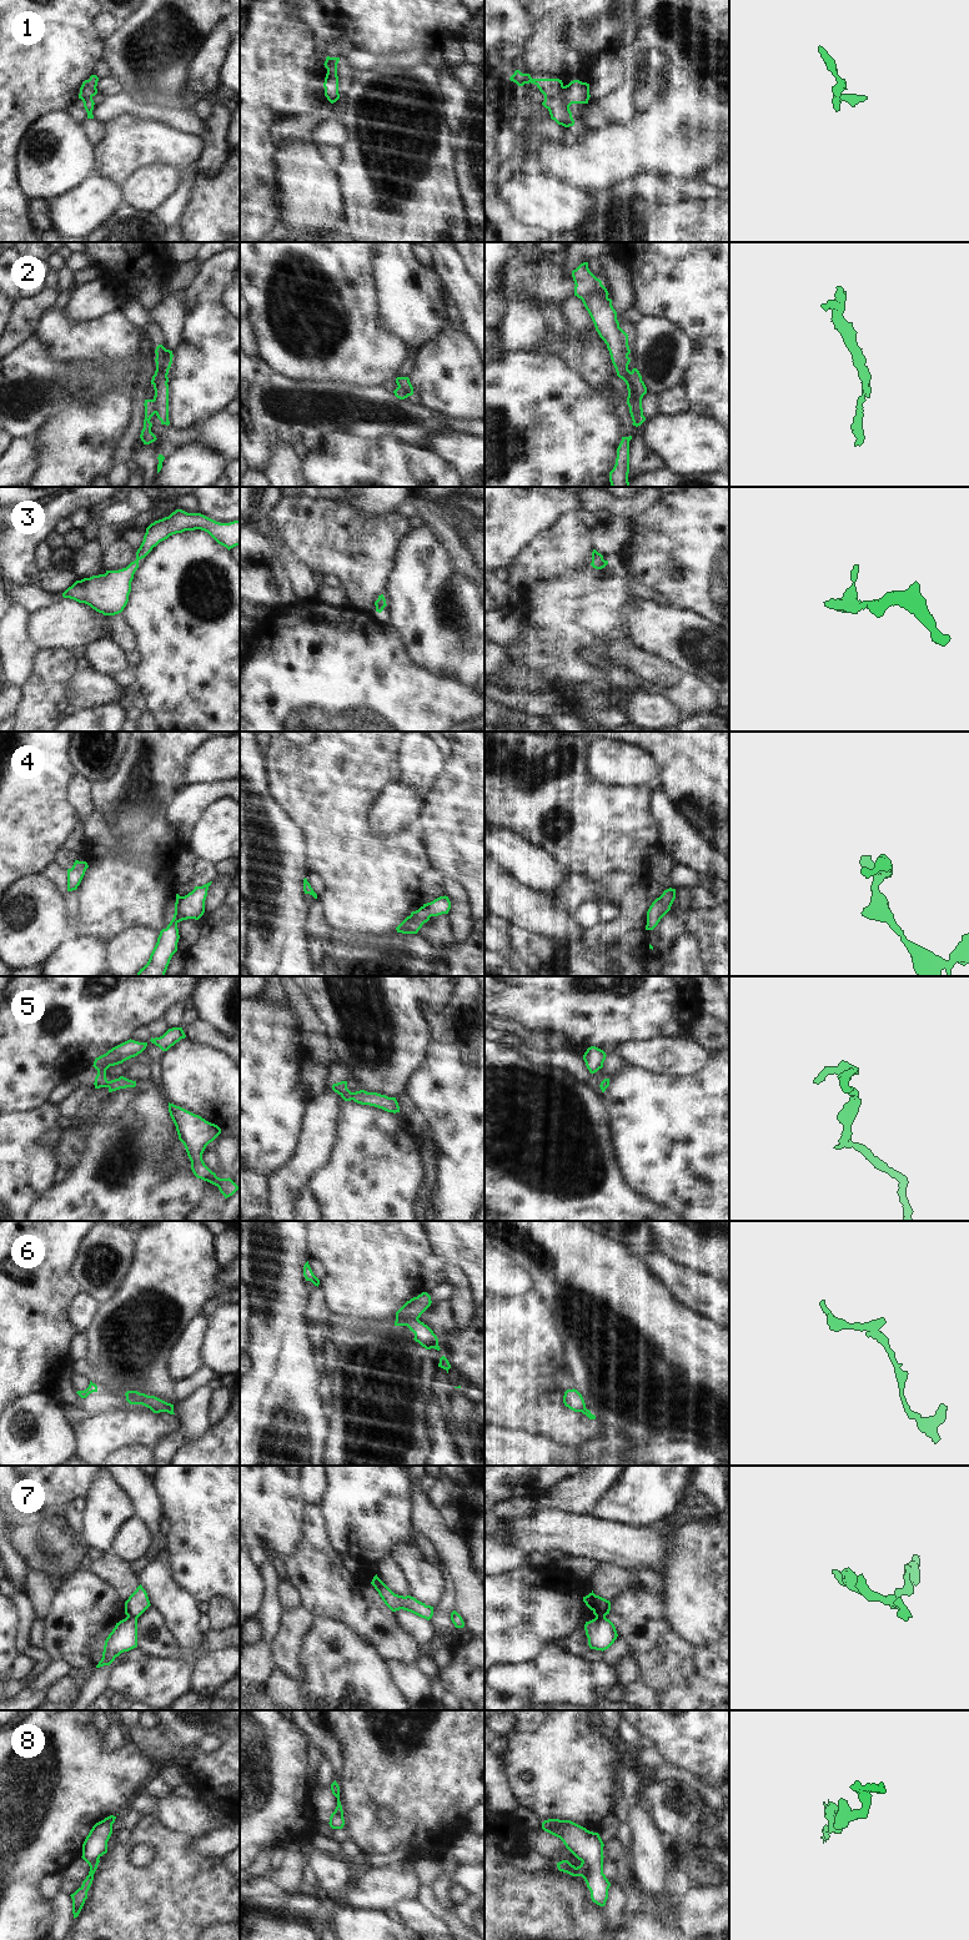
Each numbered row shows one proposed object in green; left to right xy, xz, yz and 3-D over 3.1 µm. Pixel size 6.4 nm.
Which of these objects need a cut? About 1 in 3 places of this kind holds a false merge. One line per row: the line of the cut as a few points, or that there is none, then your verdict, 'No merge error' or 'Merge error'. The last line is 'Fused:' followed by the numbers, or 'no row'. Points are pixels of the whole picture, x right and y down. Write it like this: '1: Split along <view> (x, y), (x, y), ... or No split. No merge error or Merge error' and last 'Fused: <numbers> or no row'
1: No split. No merge error
2: Split along yz (629, 372), (632, 390), (641, 400). Merge error
3: No split. No merge error
4: No split. No merge error
5: No split. No merge error
6: Split along xz (396, 1317), (417, 1320). Merge error
7: Split along xy (127, 1616), (136, 1618). Merge error
8: No split. No merge error
Fused: 2, 6, 7

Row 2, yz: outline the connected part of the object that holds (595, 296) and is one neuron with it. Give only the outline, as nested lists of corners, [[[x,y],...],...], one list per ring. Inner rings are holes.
[[[583,262],[573,270],[572,277],[576,285],[574,296],[582,300],[594,323],[596,331],[607,345],[617,376],[627,385],[629,413],[643,414],[642,399],[636,397],[631,385],[628,335],[619,327],[617,312],[612,306],[612,300],[608,297],[607,288],[589,271],[588,262]]]

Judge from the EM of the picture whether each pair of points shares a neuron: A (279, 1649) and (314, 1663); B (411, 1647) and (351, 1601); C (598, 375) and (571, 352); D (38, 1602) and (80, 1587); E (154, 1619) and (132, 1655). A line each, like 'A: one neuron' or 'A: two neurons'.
A: two neurons
B: one neuron
C: one neuron
D: two neurons
E: two neurons

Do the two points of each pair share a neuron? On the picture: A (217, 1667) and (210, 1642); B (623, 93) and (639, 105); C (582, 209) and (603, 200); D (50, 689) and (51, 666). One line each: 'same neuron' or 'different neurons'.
A: different neurons
B: different neurons
C: different neurons
D: same neuron

